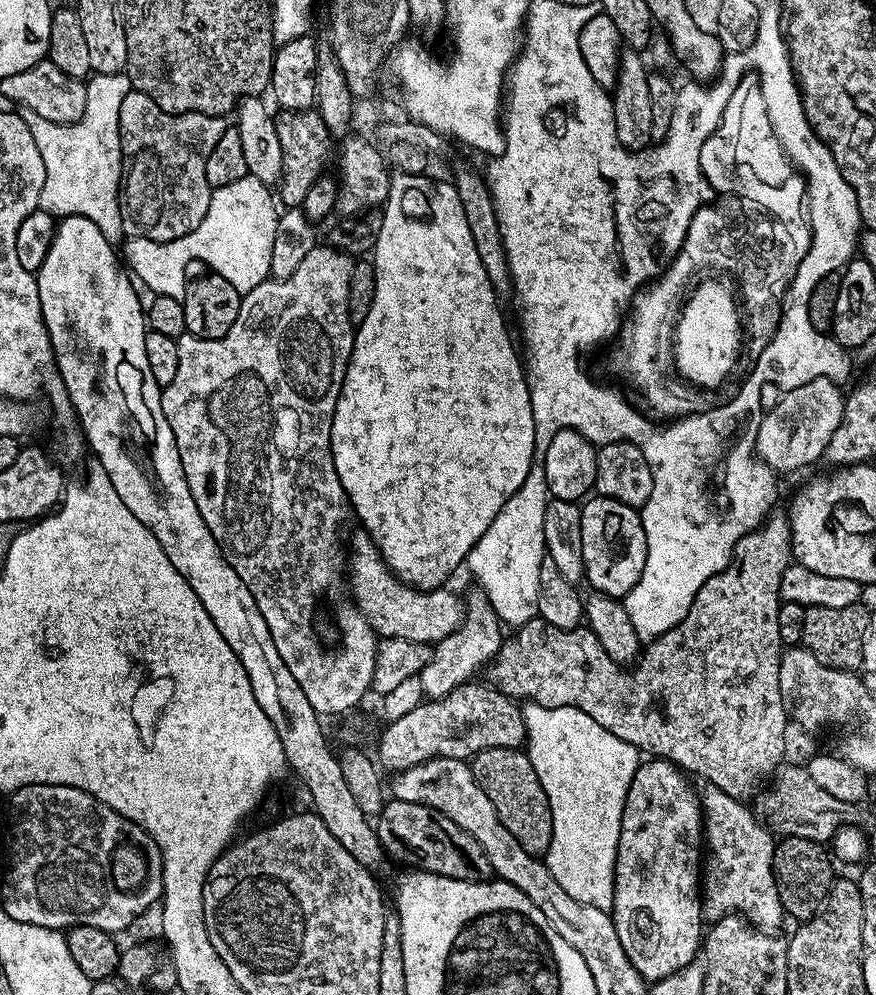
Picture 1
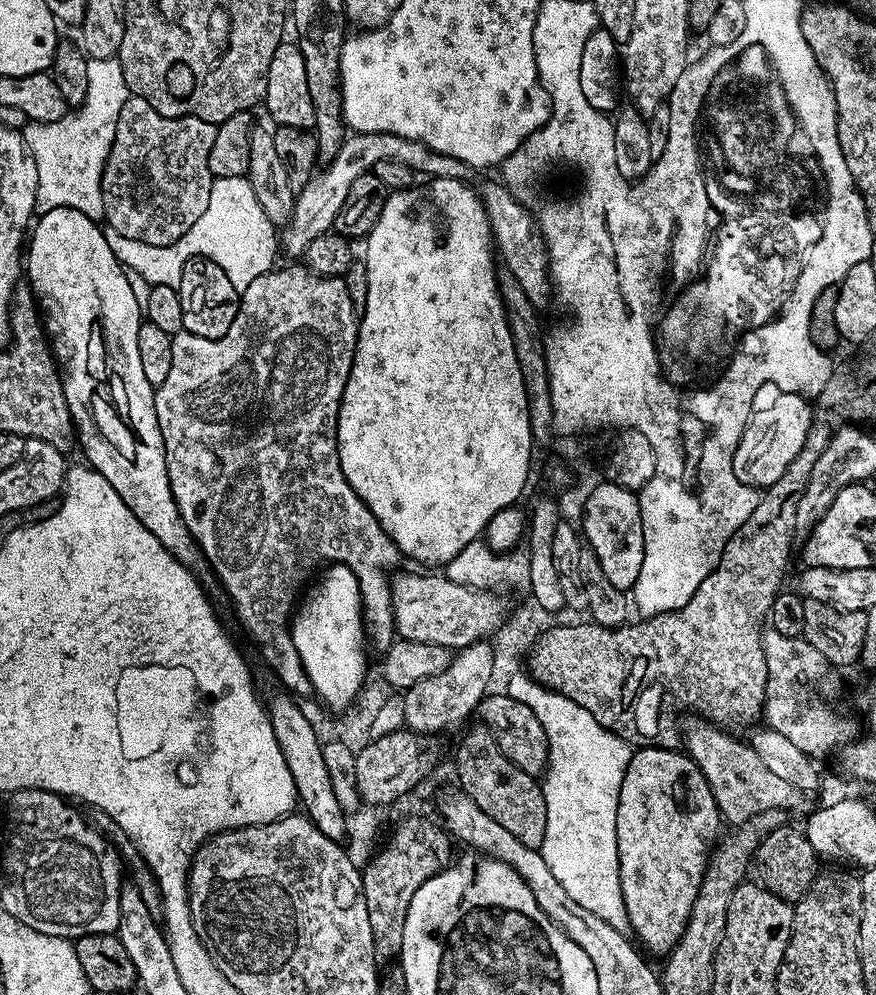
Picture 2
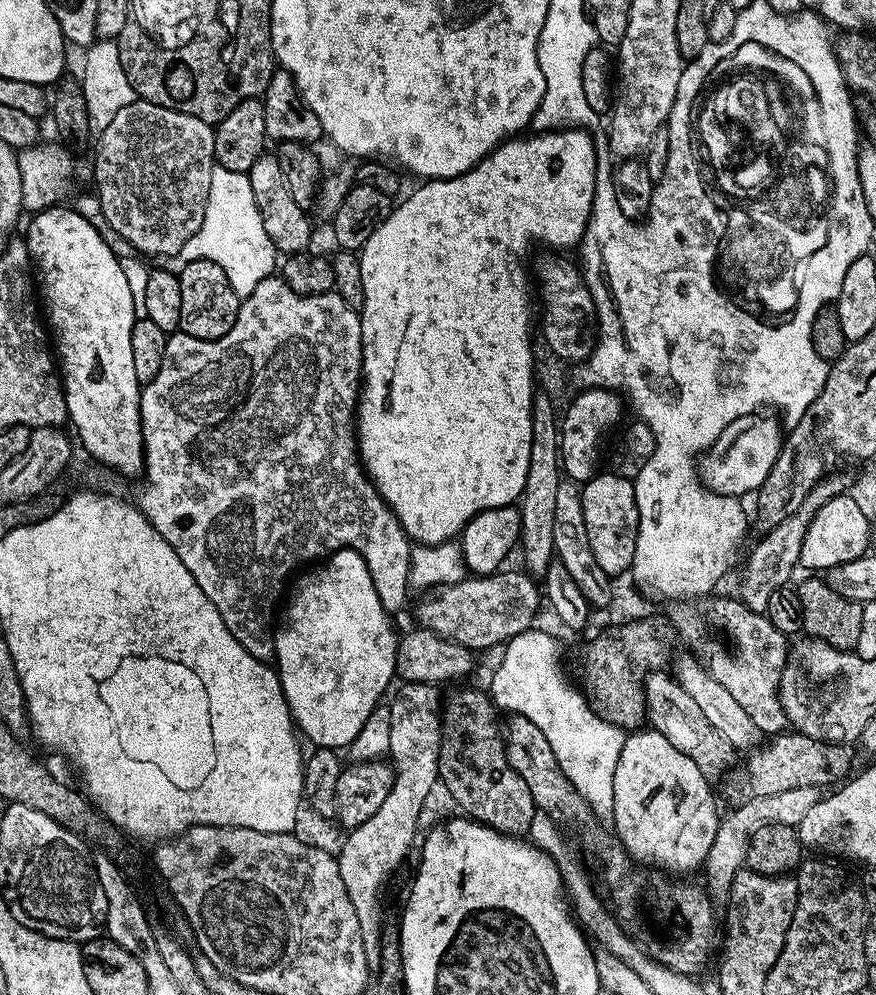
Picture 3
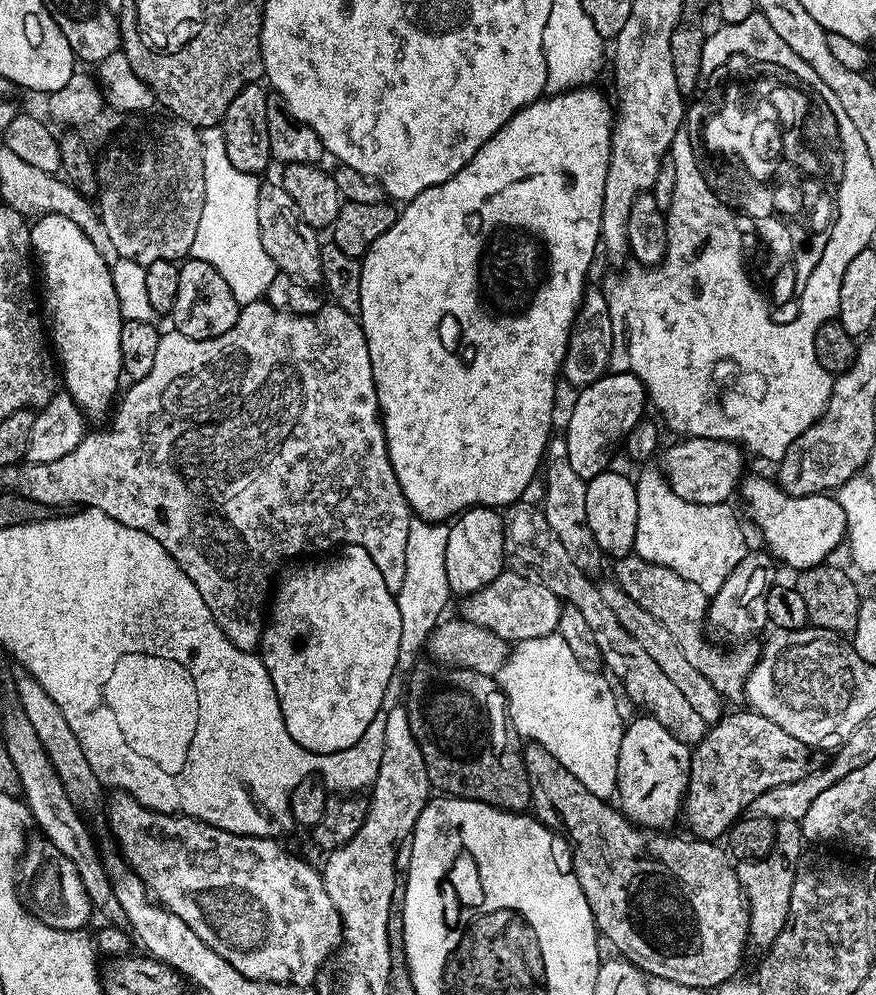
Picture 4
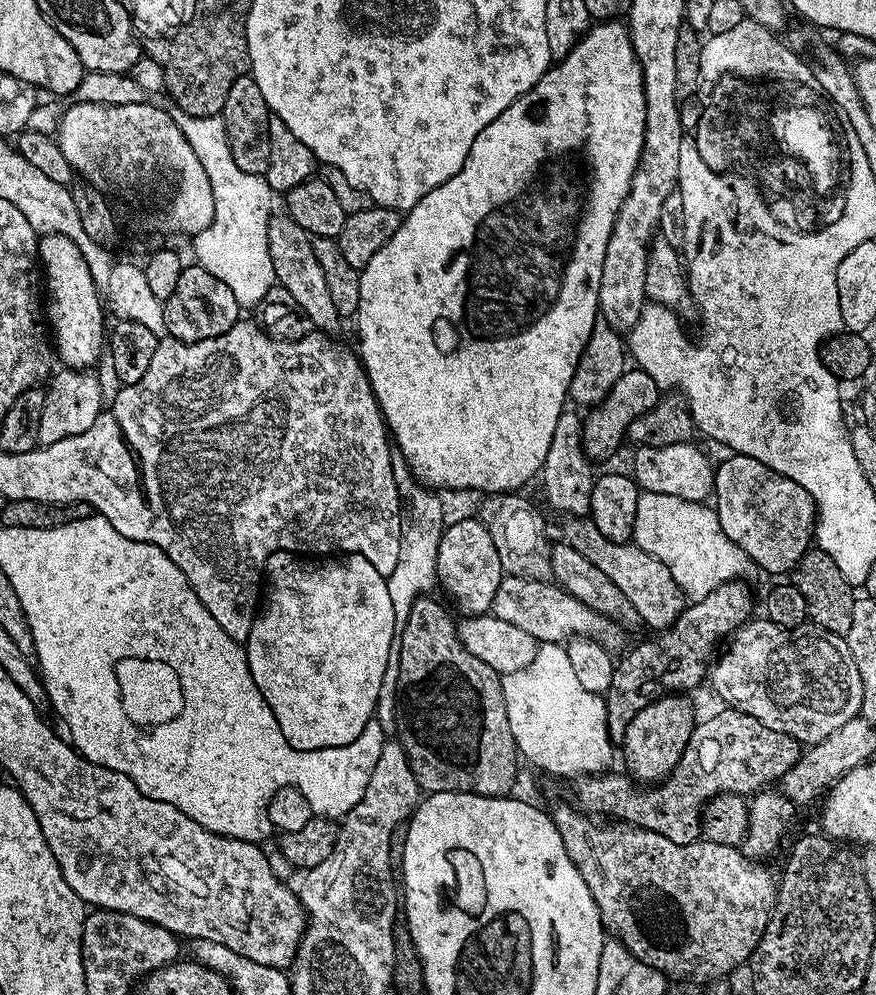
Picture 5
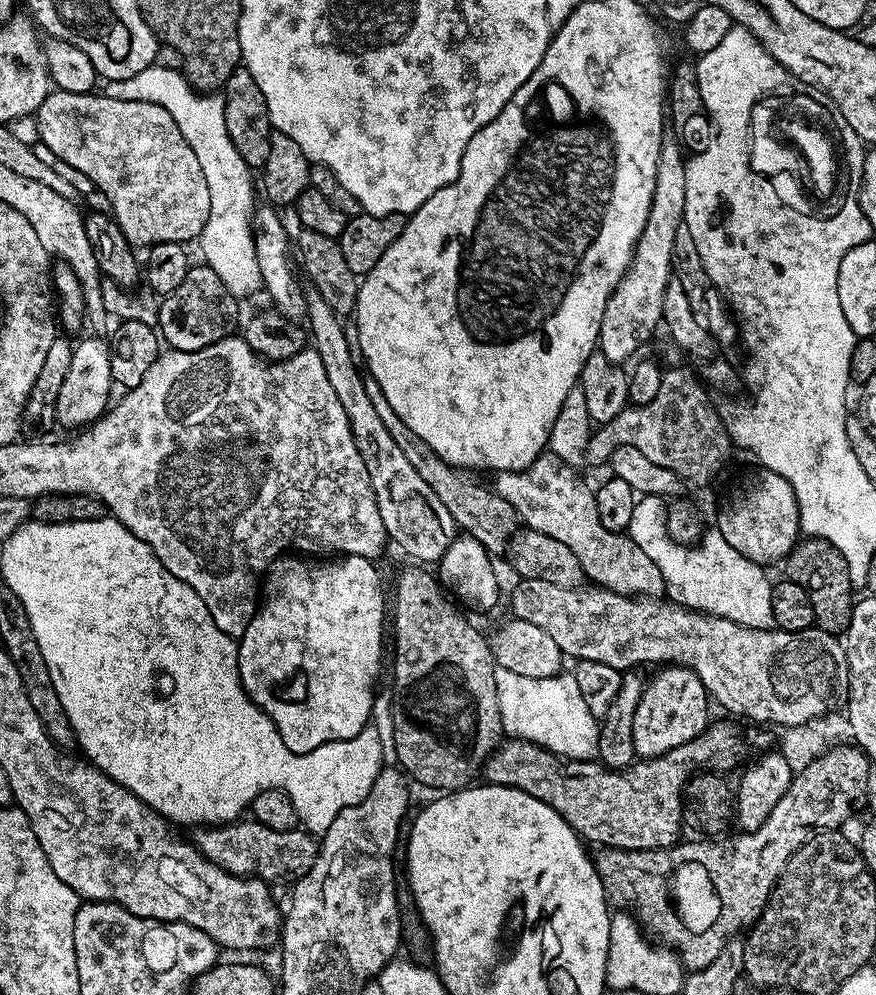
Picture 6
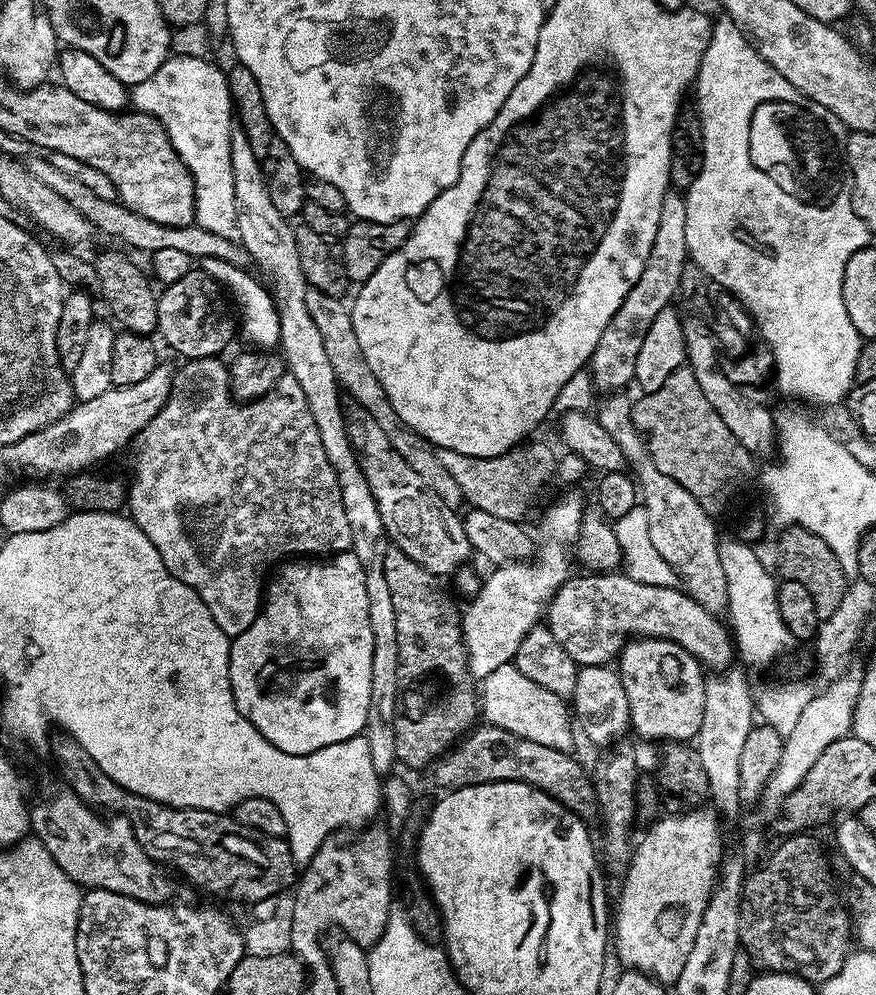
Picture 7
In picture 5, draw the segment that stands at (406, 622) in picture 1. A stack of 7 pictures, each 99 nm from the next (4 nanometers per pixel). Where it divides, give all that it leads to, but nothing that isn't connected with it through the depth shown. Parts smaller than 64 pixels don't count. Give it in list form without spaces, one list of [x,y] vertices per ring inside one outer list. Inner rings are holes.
[[[505,575],[497,588],[497,596],[493,600],[491,611],[498,618],[502,618],[502,622],[510,622],[526,630],[526,634],[530,634],[540,644],[559,644],[565,638],[584,636],[600,643],[611,654],[619,653],[625,647],[626,629],[623,624],[598,614],[598,610],[590,610],[590,606],[578,602],[578,598],[565,592],[555,582]]]

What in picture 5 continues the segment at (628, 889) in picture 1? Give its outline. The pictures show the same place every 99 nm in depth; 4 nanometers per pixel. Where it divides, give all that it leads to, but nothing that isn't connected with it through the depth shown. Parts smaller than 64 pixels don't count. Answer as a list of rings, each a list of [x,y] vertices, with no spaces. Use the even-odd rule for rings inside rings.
[[[664,694],[634,714],[622,745],[624,760],[629,768],[627,771],[633,780],[659,782],[671,774],[674,766],[678,766],[678,758],[682,750],[686,750],[686,742],[690,742],[690,734],[698,723],[698,716],[692,713],[692,704],[688,698],[684,694]]]

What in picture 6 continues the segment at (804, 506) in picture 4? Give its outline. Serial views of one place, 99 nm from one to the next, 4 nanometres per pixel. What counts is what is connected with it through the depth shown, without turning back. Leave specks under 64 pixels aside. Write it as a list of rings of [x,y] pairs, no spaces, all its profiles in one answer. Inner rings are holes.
[[[763,466],[744,476],[732,488],[714,520],[714,526],[746,558],[755,564],[769,566],[783,561],[801,539],[800,511],[794,490],[780,472]]]

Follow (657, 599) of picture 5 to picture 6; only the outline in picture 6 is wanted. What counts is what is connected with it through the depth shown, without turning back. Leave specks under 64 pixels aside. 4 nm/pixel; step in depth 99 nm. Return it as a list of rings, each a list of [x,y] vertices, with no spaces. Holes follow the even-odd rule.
[[[545,450],[520,472],[495,473],[494,491],[510,502],[525,529],[562,542],[578,558],[585,577],[593,585],[623,596],[663,597],[664,579],[658,566],[650,562],[650,557],[628,535],[606,530],[606,526],[598,522],[595,491],[591,487],[588,489],[576,472],[579,471],[575,467],[563,464],[552,452]]]

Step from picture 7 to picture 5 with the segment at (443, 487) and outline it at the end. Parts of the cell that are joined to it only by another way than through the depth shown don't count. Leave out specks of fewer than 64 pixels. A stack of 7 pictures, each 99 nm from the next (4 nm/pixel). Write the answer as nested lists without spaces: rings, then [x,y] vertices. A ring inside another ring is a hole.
[[[518,492],[489,493],[483,499],[485,501],[480,506],[478,518],[492,536],[505,575],[549,581],[552,577],[551,549],[545,542],[544,520],[539,510],[520,495],[522,494]]]

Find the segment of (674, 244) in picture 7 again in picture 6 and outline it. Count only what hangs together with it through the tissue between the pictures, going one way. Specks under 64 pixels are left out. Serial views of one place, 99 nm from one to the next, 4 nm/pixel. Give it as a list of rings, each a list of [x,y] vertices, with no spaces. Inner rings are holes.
[[[665,139],[656,163],[654,194],[646,226],[638,238],[636,249],[632,251],[630,266],[616,283],[616,289],[610,294],[606,310],[602,314],[598,351],[615,364],[623,365],[624,360],[628,359],[631,361],[637,355],[635,352],[651,338],[652,331],[661,327],[662,294],[666,294],[666,286],[669,280],[673,279],[674,242],[678,230],[683,225],[686,210],[685,163],[686,156],[680,145],[675,139]]]

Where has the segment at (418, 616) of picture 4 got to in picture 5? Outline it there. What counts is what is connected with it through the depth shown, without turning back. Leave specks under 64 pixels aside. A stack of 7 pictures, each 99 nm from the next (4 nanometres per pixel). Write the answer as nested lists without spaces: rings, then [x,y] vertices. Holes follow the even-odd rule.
[[[403,462],[393,463],[394,478],[401,497],[406,498],[406,515],[400,530],[400,550],[398,566],[394,566],[394,574],[386,579],[390,590],[390,602],[394,602],[394,614],[397,621],[410,618],[410,610],[414,602],[421,596],[431,593],[437,587],[436,571],[438,570],[438,546],[444,534],[444,504],[435,491],[429,490],[412,475],[412,469]]]

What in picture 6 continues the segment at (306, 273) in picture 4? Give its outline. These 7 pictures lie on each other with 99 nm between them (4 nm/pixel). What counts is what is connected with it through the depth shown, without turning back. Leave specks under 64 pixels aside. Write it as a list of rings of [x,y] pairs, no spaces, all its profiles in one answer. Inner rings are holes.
[[[315,290],[309,291],[306,299],[306,326],[310,331],[311,345],[322,358],[322,366],[326,366],[326,378],[330,378],[334,394],[338,394],[342,410],[346,410],[346,418],[350,422],[358,454],[362,454],[362,462],[366,462],[366,474],[370,474],[370,486],[374,490],[378,512],[382,514],[382,524],[389,541],[393,545],[396,543],[406,555],[413,556],[416,559],[413,561],[439,562],[458,535],[454,518],[438,500],[434,490],[430,490],[426,481],[414,471],[414,466],[410,466],[409,460],[402,455],[398,442],[390,438],[390,430],[386,430],[382,418],[378,418],[378,410],[374,410],[374,402],[370,402],[370,394],[366,394],[365,373],[354,355],[349,333],[347,336],[340,325],[343,324],[341,319],[330,310],[330,306],[326,306],[326,302],[322,302]]]

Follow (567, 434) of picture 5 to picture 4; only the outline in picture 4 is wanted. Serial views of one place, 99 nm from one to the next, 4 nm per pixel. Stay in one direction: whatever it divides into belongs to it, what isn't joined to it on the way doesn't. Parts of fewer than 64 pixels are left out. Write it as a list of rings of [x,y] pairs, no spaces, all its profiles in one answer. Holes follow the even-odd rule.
[[[556,434],[549,439],[548,448],[542,461],[542,478],[544,476],[544,504],[542,511],[551,530],[559,541],[566,546],[567,553],[573,558],[576,566],[587,574],[595,574],[600,568],[602,553],[594,534],[590,534],[590,522],[586,522],[586,481],[570,466],[570,453],[566,450],[563,435]]]

